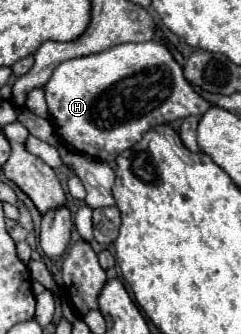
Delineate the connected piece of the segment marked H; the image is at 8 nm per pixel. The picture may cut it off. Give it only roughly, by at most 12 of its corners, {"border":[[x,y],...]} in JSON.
{"border":[[157,40],[61,62],[57,134],[113,164],[213,106]]}

